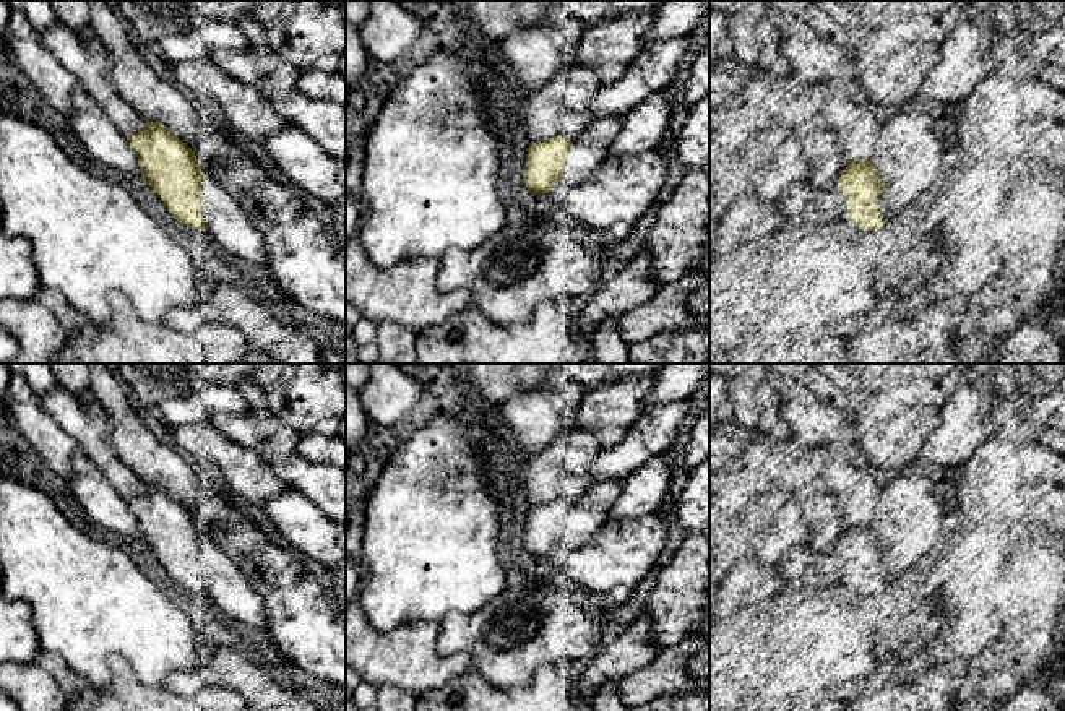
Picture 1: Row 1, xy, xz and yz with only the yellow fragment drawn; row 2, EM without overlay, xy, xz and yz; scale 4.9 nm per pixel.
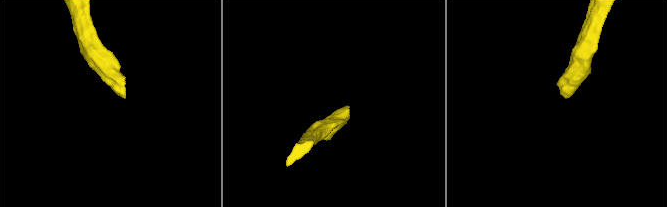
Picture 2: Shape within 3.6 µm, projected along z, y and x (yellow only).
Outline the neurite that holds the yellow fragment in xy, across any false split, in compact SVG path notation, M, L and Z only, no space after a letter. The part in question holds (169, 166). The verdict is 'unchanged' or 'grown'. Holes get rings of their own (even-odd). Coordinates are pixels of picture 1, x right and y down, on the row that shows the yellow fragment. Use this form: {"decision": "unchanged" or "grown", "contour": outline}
{"decision": "grown", "contour": "M143 115L140 117L146 122L146 128L143 131L127 135L127 141L138 157L140 167L144 175L143 182L157 193L166 209L179 222L183 222L192 229L206 231L221 250L235 255L242 261L263 268L269 279L273 279L273 273L269 269L268 256L265 252L263 235L250 224L242 206L224 190L224 187L218 180L203 174L192 148L174 136L162 123L149 122Z"}

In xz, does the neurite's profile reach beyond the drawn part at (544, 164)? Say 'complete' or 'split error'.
split error

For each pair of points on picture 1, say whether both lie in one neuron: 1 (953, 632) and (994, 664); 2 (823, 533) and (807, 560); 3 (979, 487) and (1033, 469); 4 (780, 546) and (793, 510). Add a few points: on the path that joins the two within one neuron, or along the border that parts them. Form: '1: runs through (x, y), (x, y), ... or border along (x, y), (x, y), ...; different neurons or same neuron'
1: border along (1007, 625), (989, 645); different neurons
2: border along (810, 539), (822, 551), (835, 551); different neurons
3: border along (1020, 447), (1023, 471), (1028, 479); different neurons
4: runs through (781, 538), (791, 526), (791, 518); same neuron

